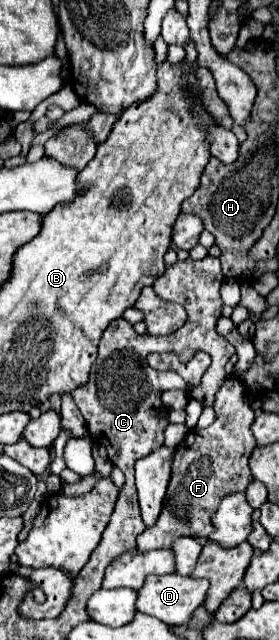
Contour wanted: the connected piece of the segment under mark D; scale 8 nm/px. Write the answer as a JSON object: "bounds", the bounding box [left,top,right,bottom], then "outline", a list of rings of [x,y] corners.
{"bounds":[136,574,210,624],"outline":[[[178,574],[148,576],[144,586],[138,590],[136,606],[138,606],[138,612],[156,616],[166,624],[186,624],[186,620],[190,620],[190,616],[196,612],[196,608],[204,604],[208,586],[210,586],[208,580],[192,578],[192,576],[178,576]]]}

